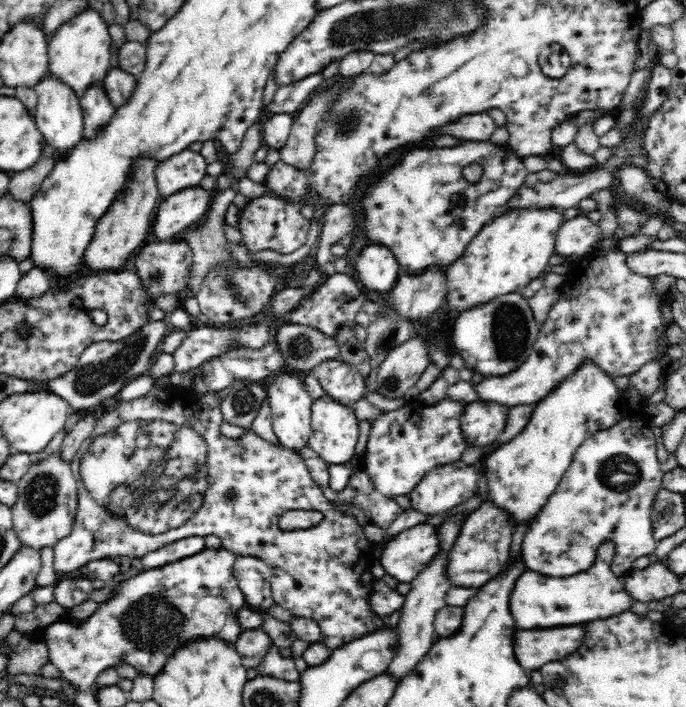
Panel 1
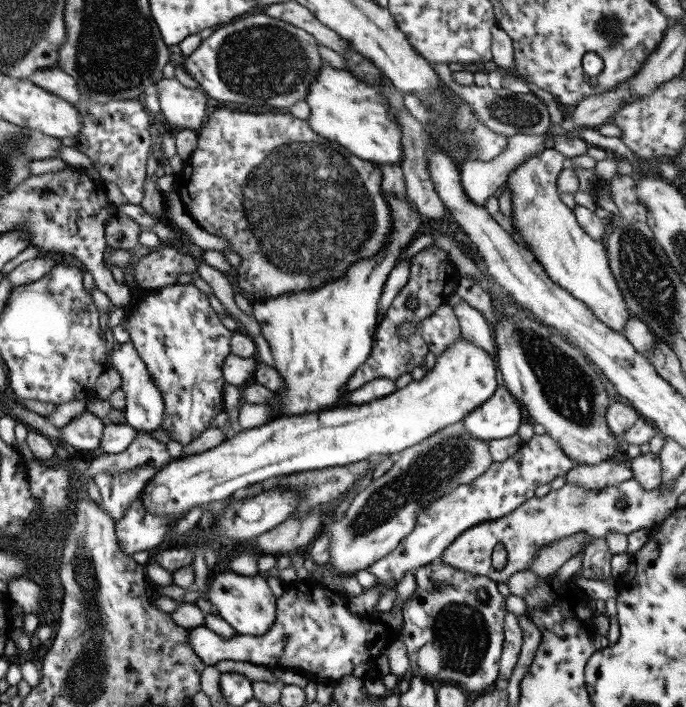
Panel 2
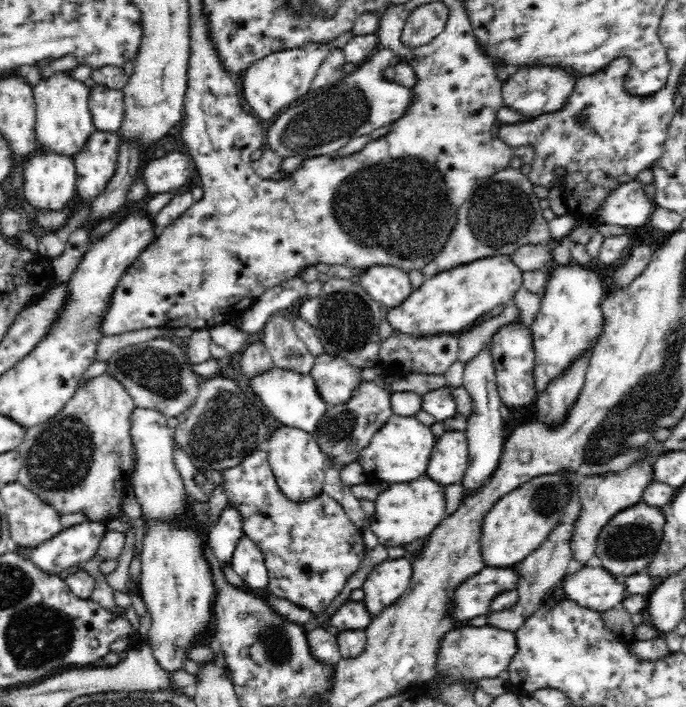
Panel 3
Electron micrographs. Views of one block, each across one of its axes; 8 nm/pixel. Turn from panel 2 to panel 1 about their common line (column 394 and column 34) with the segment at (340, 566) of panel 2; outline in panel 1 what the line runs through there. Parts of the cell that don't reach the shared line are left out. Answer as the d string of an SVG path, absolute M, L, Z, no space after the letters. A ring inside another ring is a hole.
M59 451L41 461L32 459L28 472L15 482L18 498L11 510L14 531L20 539L20 544L36 551L45 546L53 548L60 539L68 536L78 511L78 480L71 476L71 461L64 461L60 456Z

